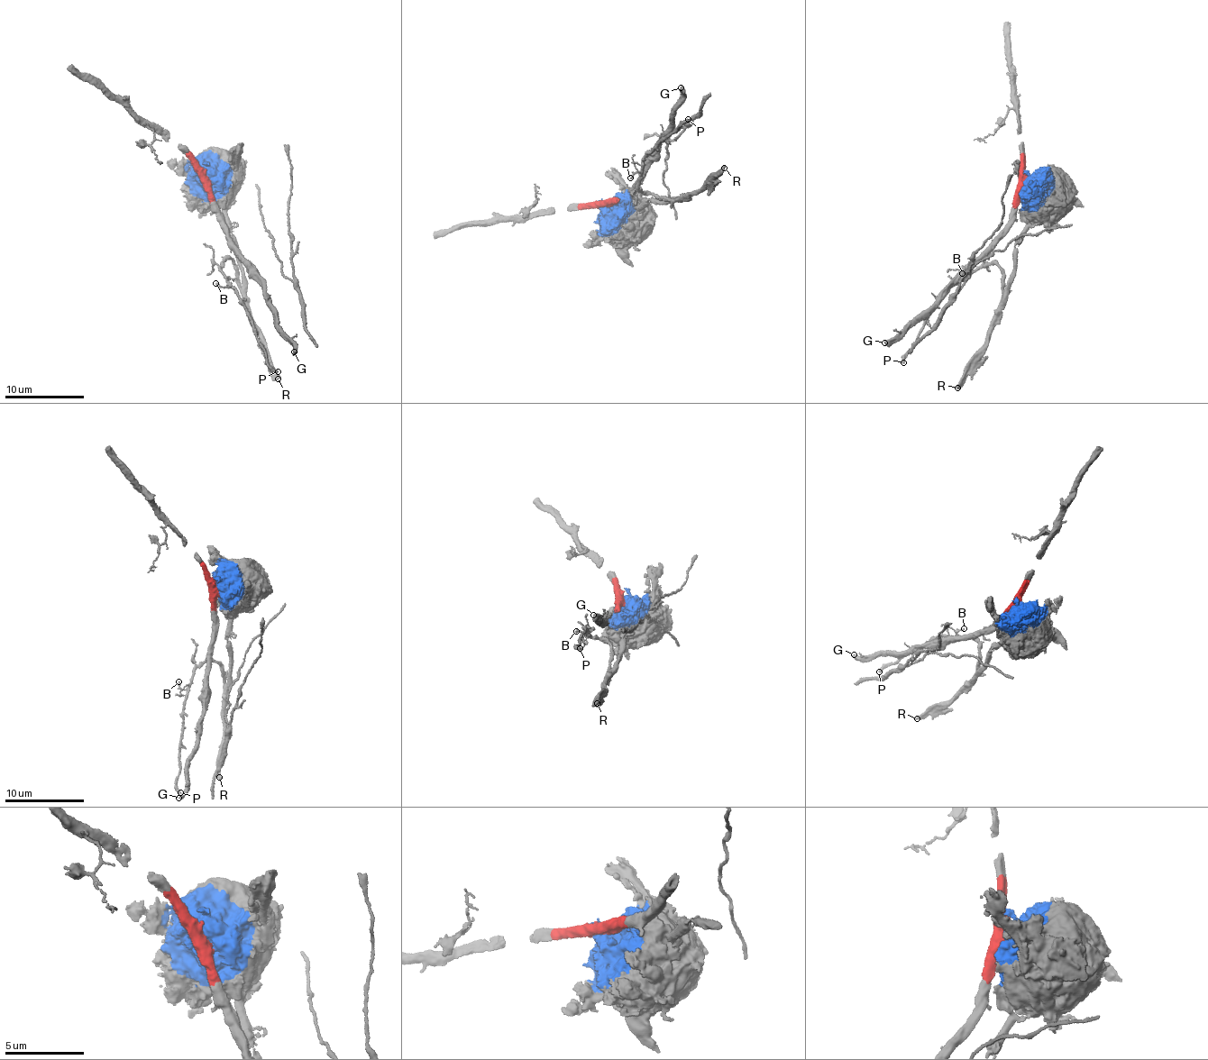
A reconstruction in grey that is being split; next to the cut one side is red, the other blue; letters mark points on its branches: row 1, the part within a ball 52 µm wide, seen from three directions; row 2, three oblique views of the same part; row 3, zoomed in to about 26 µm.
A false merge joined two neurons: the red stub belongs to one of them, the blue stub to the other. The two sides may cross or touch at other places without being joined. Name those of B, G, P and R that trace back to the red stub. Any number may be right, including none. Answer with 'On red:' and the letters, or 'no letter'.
On red: G

